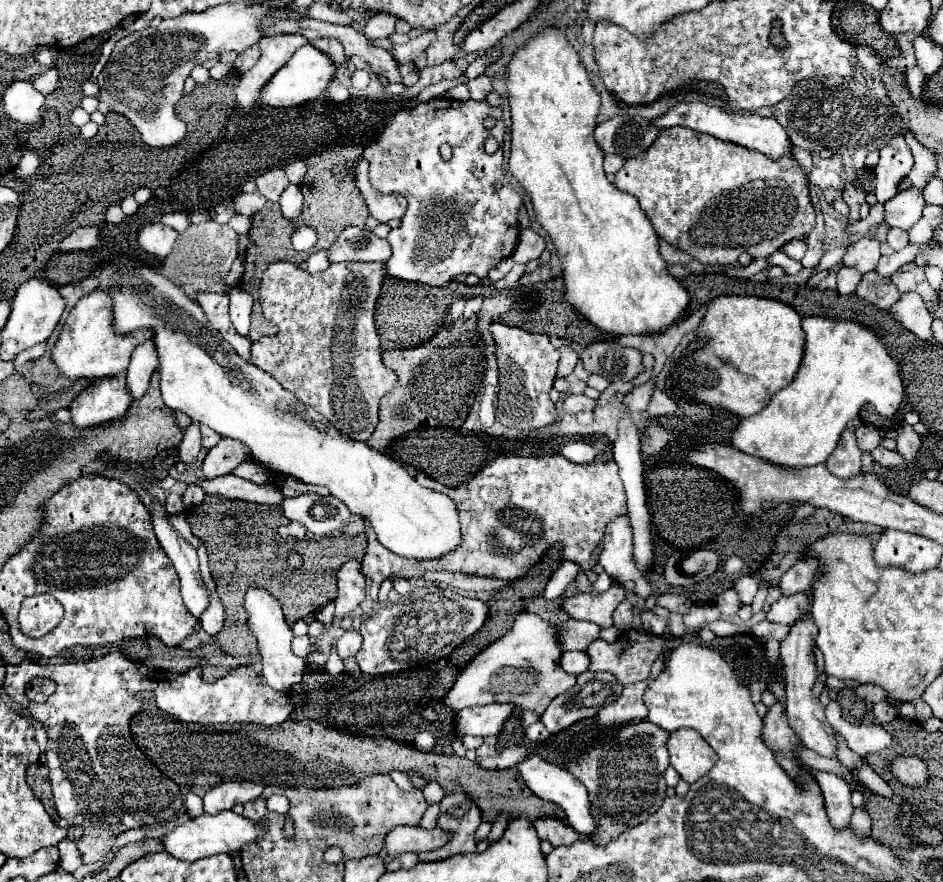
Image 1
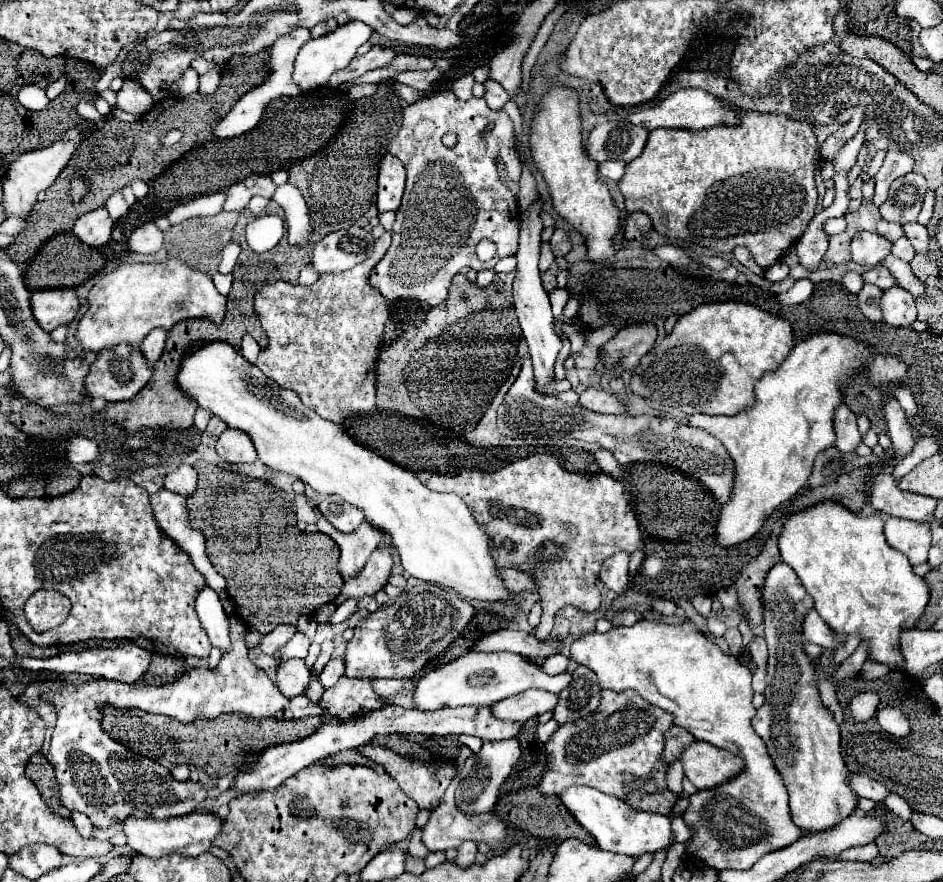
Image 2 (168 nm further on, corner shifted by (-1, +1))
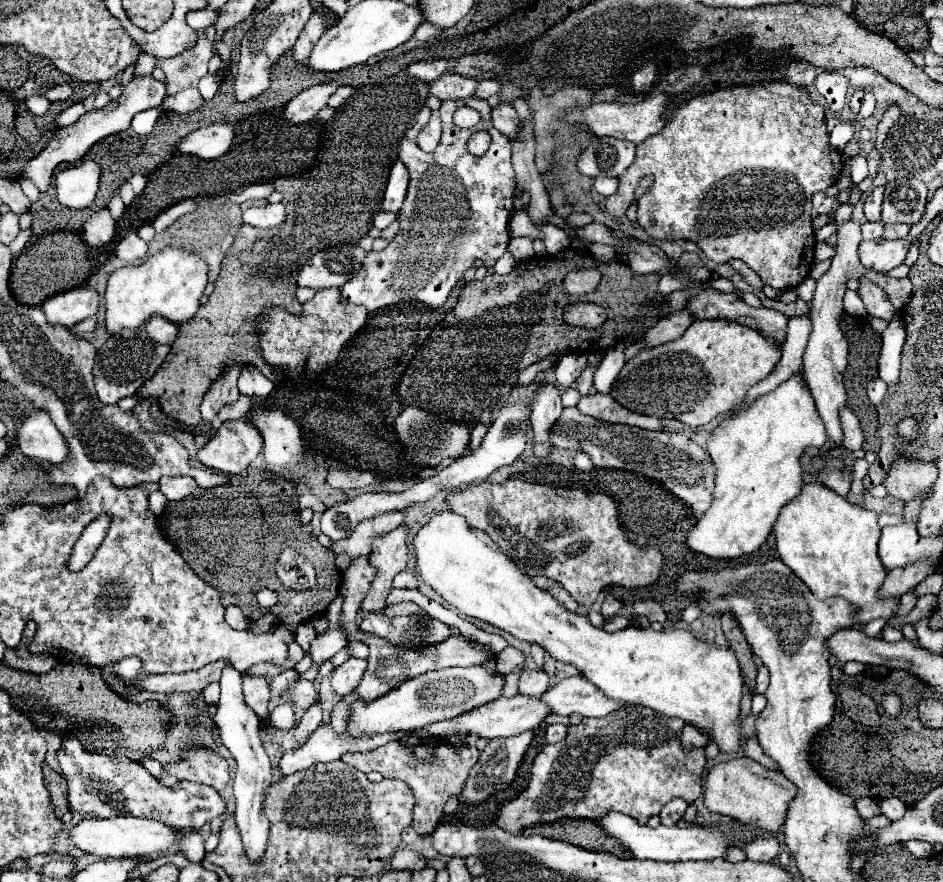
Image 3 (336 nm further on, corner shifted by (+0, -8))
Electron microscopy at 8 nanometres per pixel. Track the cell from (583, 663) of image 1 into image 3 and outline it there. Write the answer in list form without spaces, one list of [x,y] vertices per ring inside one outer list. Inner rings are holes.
[[[526,668],[520,676],[520,694],[524,696],[540,696],[548,690],[550,676],[544,670],[530,670]]]

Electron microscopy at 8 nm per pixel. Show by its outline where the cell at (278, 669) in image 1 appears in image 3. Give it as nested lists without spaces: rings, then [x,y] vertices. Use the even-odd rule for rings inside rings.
[[[298,676],[296,680],[292,680],[288,684],[288,690],[286,690],[292,698],[292,704],[296,708],[310,708],[314,702],[318,702],[318,692],[314,688],[314,684],[302,676]]]

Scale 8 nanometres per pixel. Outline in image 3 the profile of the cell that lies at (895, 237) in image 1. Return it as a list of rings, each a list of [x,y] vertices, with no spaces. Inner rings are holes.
[[[878,220],[878,222],[866,222],[862,226],[862,238],[864,240],[876,240],[876,238],[882,238],[882,232],[884,232],[884,224]]]

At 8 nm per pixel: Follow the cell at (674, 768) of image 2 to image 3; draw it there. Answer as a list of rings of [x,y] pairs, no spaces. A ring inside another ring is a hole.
[[[682,798],[670,800],[670,802],[662,808],[662,812],[660,812],[662,824],[664,824],[664,826],[676,826],[678,820],[684,816],[686,808],[688,808],[688,802],[684,802]]]

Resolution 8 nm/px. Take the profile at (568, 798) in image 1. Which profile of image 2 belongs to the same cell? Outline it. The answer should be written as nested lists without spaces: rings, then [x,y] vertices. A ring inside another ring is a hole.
[[[569,787],[561,795],[561,801],[573,813],[573,817],[595,837],[597,845],[605,851],[639,857],[643,853],[657,853],[661,849],[667,849],[675,841],[673,831],[671,831],[671,821],[667,815],[637,811],[637,809],[629,807],[623,799],[605,795],[597,789]]]

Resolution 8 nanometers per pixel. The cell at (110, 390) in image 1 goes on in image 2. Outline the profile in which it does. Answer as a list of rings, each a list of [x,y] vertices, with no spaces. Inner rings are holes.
[[[115,345],[111,349],[103,349],[97,355],[85,379],[85,385],[91,397],[103,397],[107,401],[125,401],[125,399],[133,399],[141,391],[141,387],[149,381],[149,377],[151,377],[151,367],[147,365],[139,347]]]

